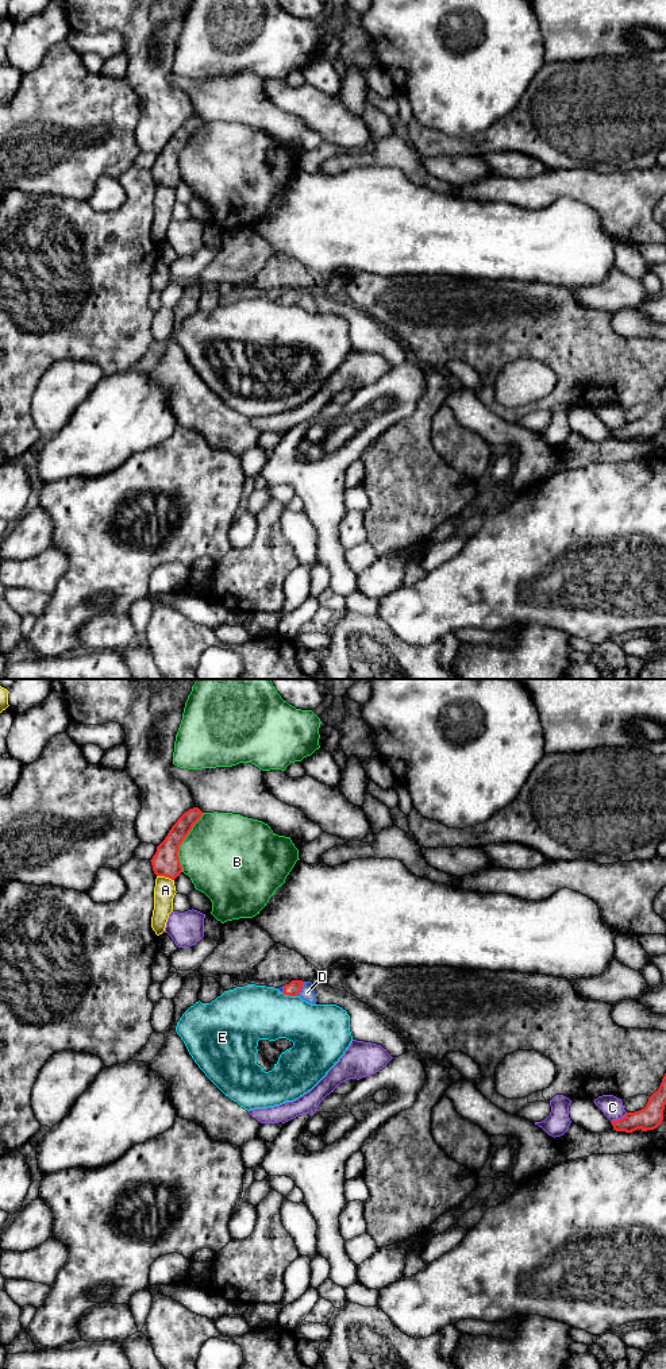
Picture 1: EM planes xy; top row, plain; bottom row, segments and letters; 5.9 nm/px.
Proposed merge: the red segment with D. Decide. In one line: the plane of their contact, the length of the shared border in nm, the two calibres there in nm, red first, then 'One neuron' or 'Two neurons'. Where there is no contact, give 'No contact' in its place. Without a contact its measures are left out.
Touches red in xy. Shared border 100 nm. Thickness 80 nm (red) against 90 nm. One neuron

